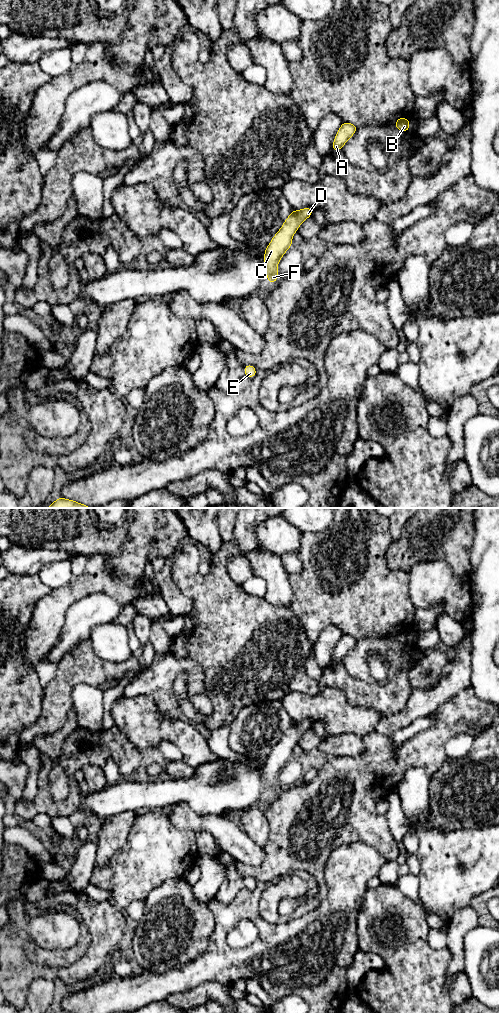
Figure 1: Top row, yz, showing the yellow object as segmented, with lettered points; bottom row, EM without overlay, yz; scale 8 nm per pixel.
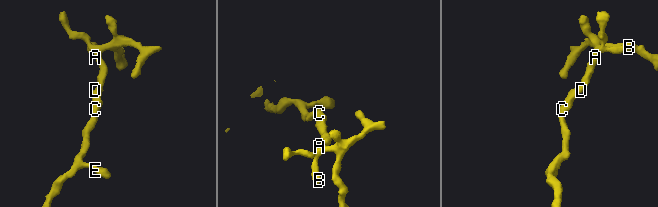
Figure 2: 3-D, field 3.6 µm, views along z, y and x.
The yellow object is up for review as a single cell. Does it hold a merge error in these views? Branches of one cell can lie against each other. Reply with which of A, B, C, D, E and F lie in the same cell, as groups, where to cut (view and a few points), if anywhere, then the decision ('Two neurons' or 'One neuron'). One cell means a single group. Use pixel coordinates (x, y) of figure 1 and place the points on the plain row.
Groups: A B C D E F. No split. One neuron

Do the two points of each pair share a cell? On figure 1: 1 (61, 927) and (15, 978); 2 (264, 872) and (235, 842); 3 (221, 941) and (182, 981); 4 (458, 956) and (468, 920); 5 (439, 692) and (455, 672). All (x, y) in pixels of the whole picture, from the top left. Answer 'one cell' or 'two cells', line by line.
1: one cell
2: two cells
3: one cell
4: one cell
5: one cell

